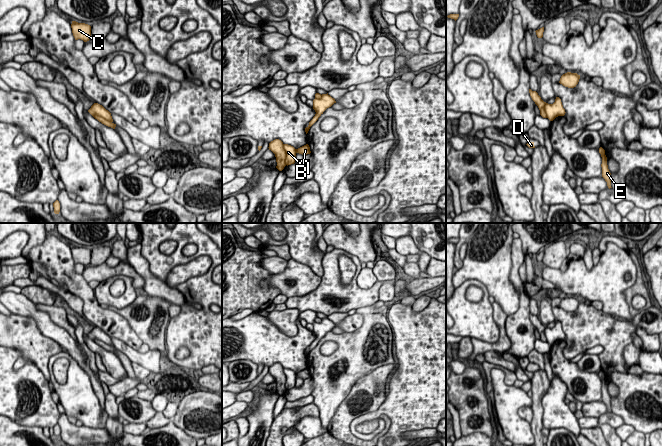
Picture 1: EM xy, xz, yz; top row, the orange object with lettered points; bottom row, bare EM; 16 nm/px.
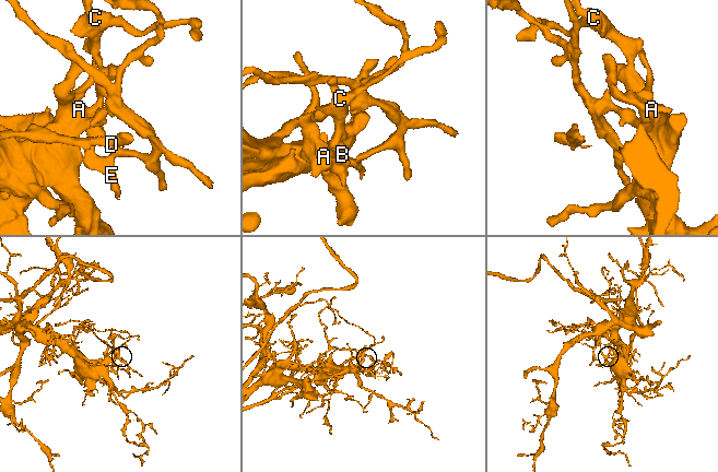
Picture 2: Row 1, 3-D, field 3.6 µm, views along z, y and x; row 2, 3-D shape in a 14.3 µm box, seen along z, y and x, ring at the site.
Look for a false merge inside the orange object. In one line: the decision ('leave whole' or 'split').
split

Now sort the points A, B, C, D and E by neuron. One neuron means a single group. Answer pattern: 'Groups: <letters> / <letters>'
Groups: A / B C D E

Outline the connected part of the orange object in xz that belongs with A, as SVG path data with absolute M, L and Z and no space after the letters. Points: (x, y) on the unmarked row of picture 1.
M284 368L284 373L286 375L286 383L285 383L285 388L291 389L295 387L295 383L296 383L296 373L288 368Z

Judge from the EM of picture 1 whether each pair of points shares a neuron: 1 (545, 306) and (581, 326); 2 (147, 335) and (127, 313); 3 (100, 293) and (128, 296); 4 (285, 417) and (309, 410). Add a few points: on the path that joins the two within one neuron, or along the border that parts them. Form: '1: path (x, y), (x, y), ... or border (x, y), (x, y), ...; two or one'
1: border (552, 307), (555, 320); two
2: path (144, 330), (132, 318); one
3: path (107, 299), (121, 300); one
4: path (291, 416), (303, 411); one

